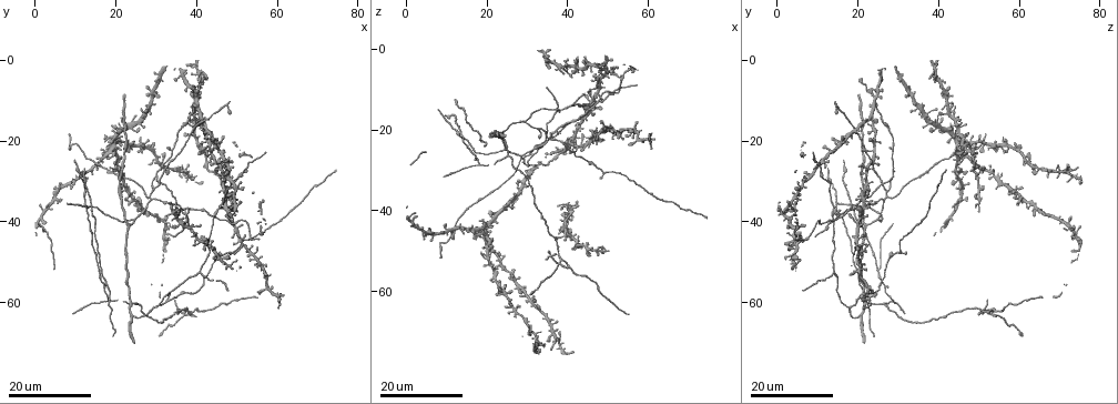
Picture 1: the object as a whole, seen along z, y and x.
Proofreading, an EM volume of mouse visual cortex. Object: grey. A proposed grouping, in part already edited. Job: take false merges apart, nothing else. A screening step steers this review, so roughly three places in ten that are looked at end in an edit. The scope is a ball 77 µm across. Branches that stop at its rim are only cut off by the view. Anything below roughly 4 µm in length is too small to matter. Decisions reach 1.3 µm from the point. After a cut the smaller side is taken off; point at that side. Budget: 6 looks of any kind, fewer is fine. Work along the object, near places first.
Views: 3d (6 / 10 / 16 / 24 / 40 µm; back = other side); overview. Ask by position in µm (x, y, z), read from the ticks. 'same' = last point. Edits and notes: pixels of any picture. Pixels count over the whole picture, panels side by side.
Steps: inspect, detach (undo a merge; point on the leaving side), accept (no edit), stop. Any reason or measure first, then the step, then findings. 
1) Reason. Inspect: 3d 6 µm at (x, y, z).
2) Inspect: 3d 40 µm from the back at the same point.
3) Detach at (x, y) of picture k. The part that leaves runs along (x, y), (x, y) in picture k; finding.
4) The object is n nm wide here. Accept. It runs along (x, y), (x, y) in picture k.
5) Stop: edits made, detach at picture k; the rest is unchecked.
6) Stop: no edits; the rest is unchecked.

Three arms meet. Inspect: 3d 24 µm at (25.0, 39.5, 24.5).

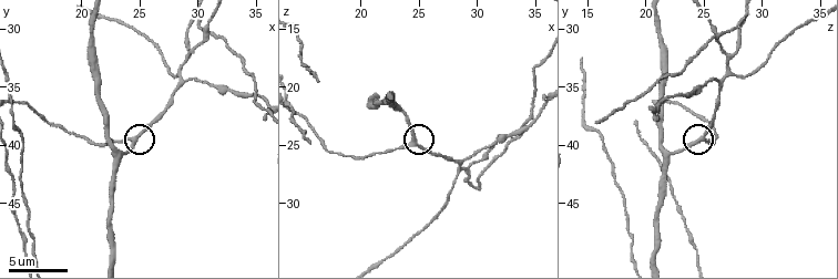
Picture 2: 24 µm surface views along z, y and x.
Zoom in. Inspect: 3d 10 µm at (24.4, 39.6, 24.4).

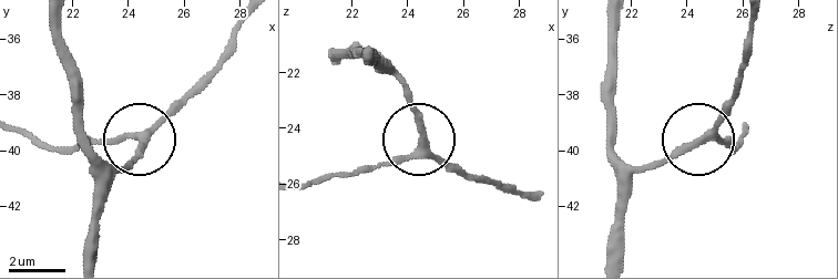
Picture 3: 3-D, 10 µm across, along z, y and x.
Accept. It runs along (529, 198), (445, 171), (416, 148), (355, 171) in picture 3; continuous, no second neuron.

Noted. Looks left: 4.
Small branch off a trunk. Inspect: 3d 24 µm at (24.0, 61.0, 21.5).

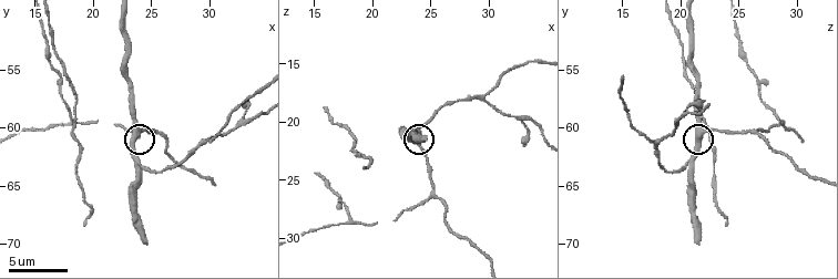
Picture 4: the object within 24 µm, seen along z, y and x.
Inspect: 3d 6 µm at (24.0, 60.6, 22.0).

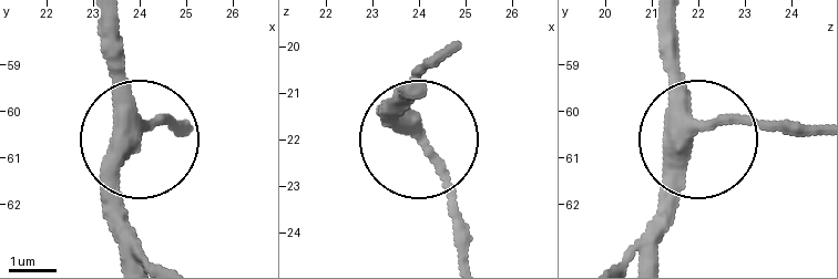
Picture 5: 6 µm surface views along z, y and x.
Accept. It runs along (106, 18), (106, 65), (130, 124), (186, 124) in picture 5; one neuron here.

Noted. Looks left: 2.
Two arms in line, one across. Inspect: 3d 16 µm at (18.2, 59.6, 28.6).

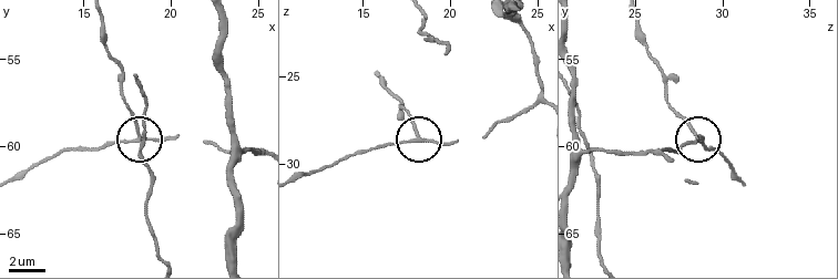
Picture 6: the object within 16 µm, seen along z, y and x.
From behind. Inspect: 3d 16 µm from the back at (18.0, 59.6, 28.6).

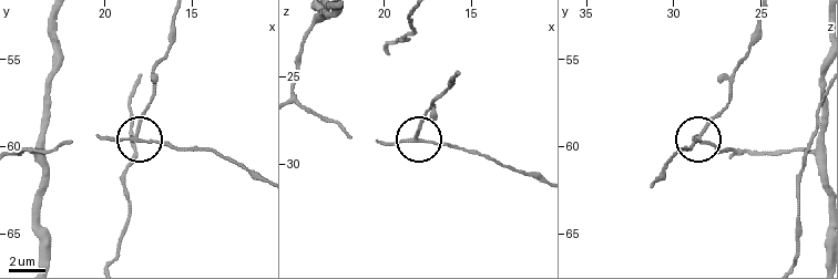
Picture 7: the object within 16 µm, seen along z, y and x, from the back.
Accept. It runs along (459, 74), (435, 99), (418, 136), (460, 150), (477, 150) in picture 7; one neuron here.

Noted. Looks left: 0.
Stop: no edits; the rest is unchecked.

